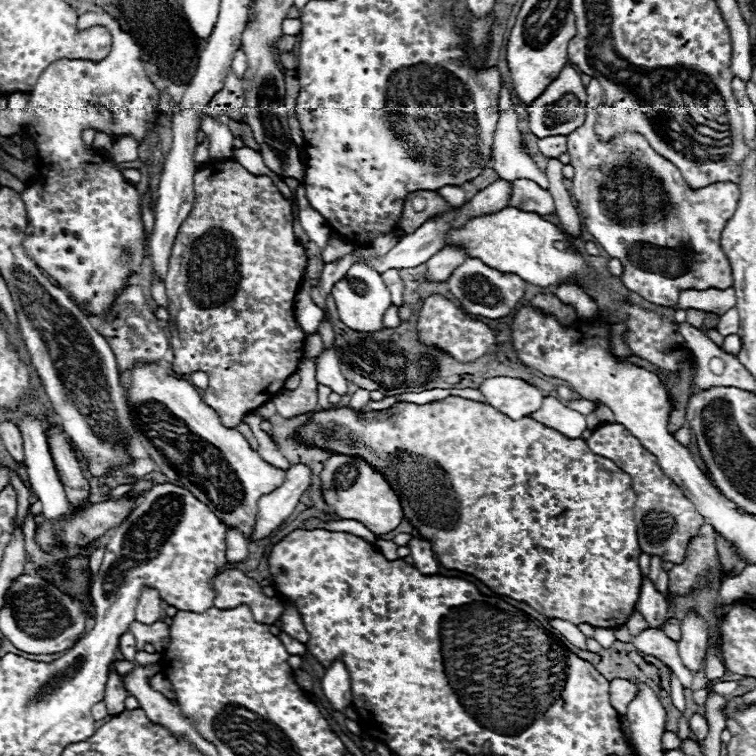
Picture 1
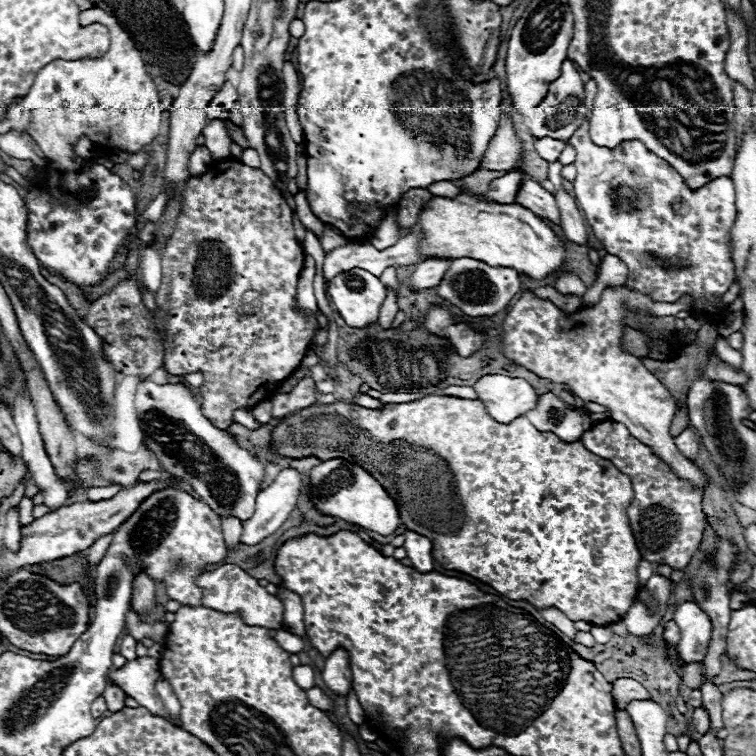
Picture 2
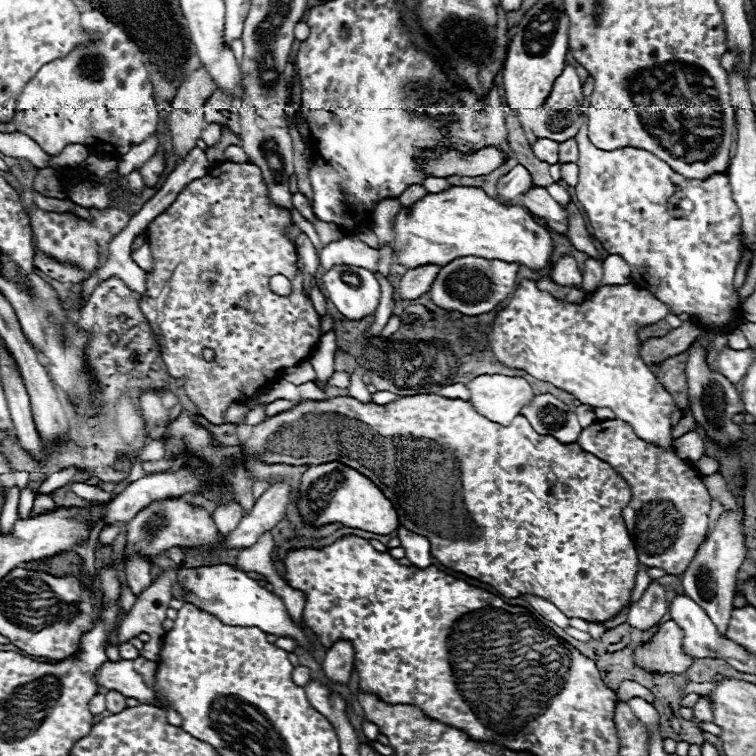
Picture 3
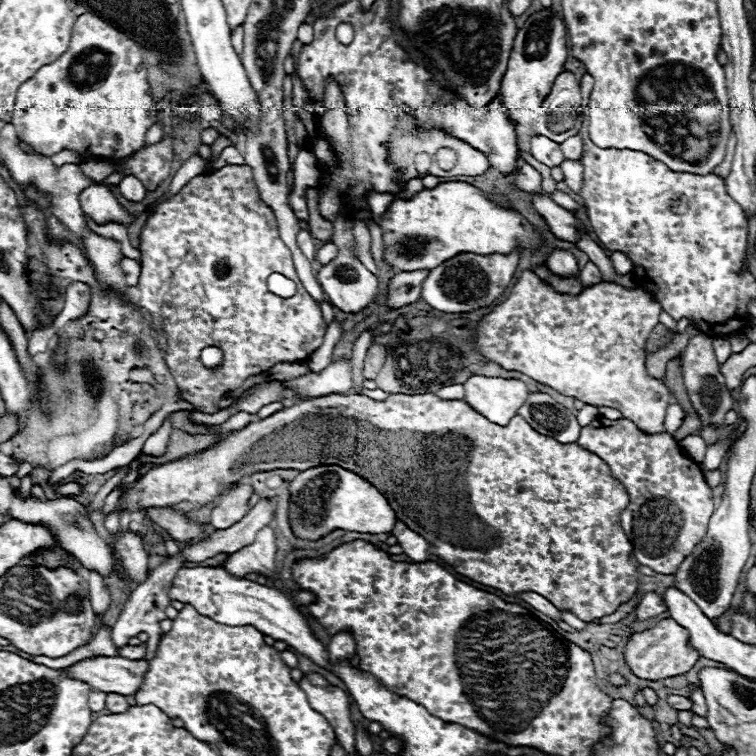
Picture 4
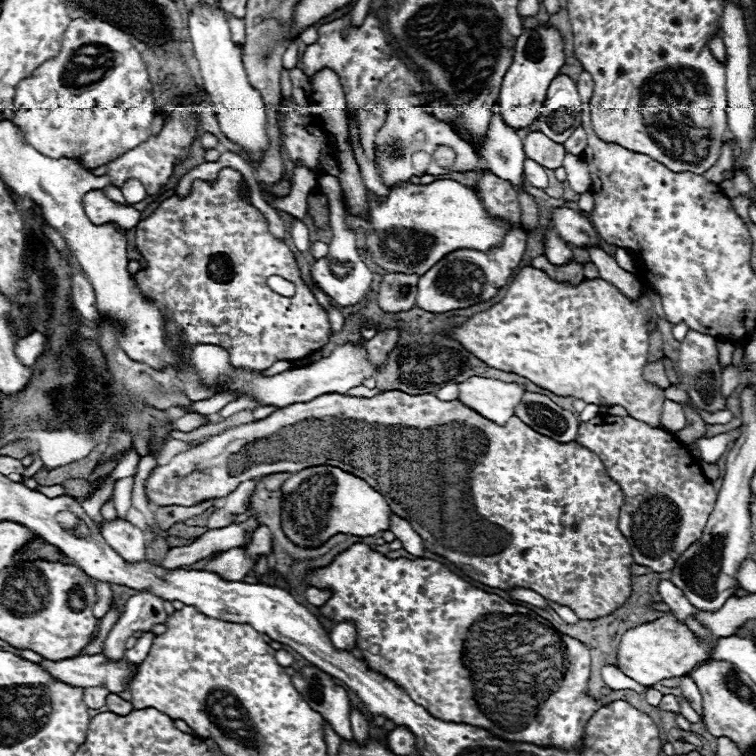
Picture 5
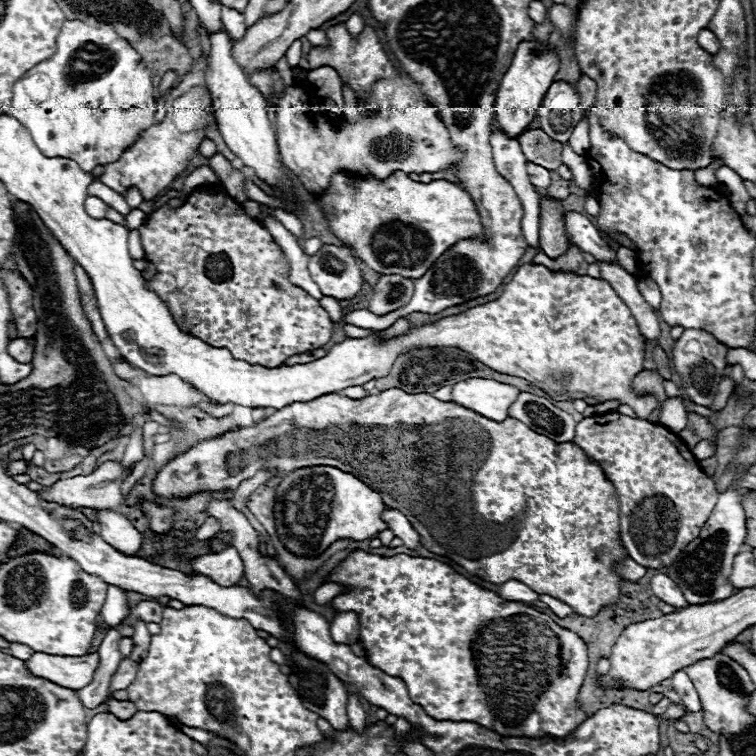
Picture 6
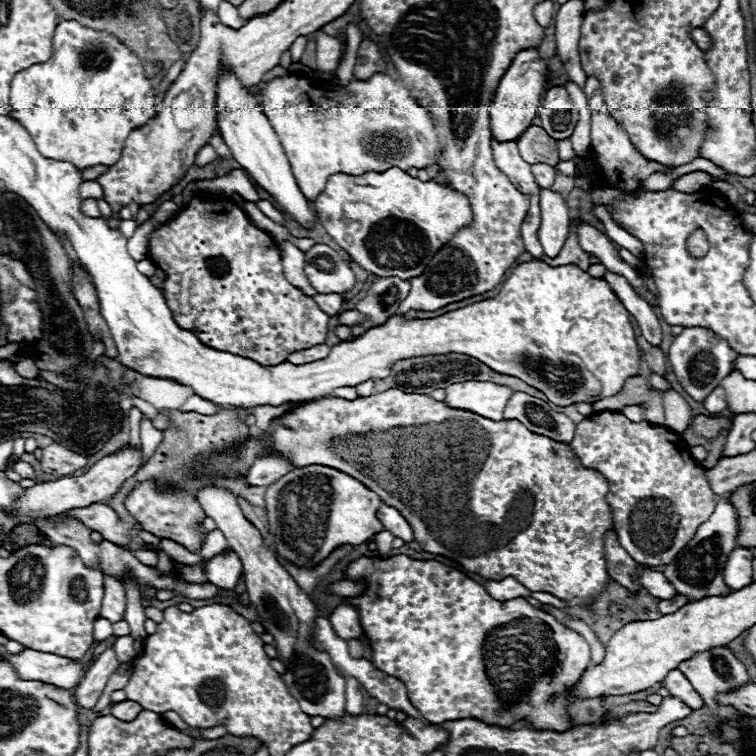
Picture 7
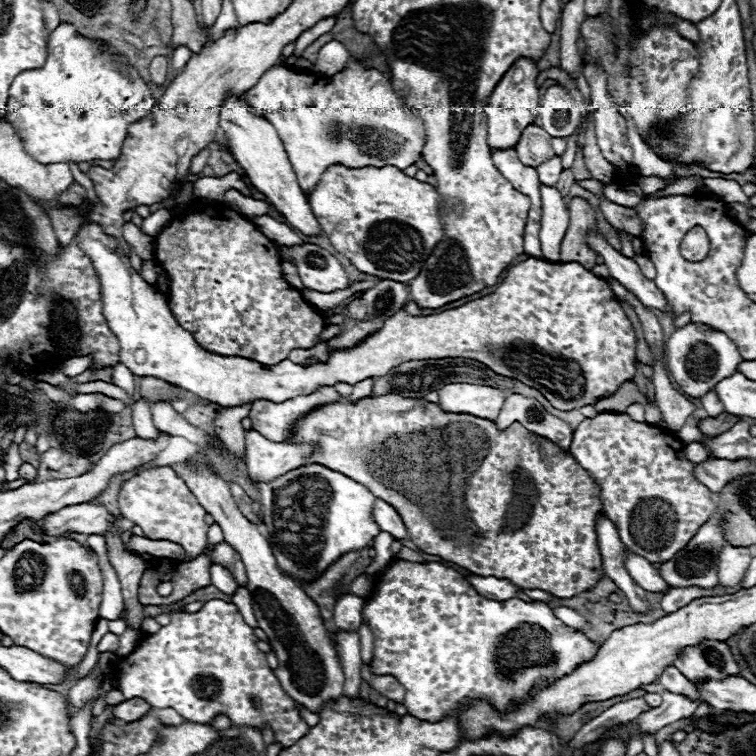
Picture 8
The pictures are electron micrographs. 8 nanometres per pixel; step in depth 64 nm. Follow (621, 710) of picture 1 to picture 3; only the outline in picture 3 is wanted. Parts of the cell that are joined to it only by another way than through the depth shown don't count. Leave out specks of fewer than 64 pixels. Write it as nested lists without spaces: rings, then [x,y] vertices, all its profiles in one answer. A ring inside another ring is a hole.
[[[622,682],[620,690],[618,690],[618,700],[628,702],[634,696],[640,696],[640,698],[644,698],[648,702],[654,702],[654,694],[648,688],[644,688],[644,686],[636,684],[636,682]]]

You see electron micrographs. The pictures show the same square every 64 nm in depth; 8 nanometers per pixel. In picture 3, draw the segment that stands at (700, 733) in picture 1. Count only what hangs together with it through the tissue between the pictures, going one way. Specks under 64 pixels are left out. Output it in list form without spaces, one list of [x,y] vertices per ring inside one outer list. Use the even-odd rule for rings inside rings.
[[[704,696],[698,698],[698,702],[696,702],[696,706],[692,710],[694,710],[694,718],[696,720],[712,722],[712,710],[710,710],[710,704],[708,704],[708,700]]]

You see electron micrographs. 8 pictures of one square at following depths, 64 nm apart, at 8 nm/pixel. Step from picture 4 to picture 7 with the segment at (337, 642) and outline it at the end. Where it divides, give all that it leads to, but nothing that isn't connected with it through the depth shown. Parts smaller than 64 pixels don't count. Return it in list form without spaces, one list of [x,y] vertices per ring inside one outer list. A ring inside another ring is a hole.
[[[340,604],[336,610],[330,614],[330,624],[334,632],[348,640],[348,638],[358,638],[362,634],[362,624],[360,624],[360,612],[352,604]]]

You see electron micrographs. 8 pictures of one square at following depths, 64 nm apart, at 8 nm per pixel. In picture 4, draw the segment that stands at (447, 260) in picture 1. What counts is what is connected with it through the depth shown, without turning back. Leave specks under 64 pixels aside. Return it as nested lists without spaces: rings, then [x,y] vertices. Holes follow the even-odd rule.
[[[428,270],[420,272],[398,272],[392,276],[392,280],[386,284],[384,304],[386,308],[402,308],[420,298],[422,292],[422,280],[426,278]]]

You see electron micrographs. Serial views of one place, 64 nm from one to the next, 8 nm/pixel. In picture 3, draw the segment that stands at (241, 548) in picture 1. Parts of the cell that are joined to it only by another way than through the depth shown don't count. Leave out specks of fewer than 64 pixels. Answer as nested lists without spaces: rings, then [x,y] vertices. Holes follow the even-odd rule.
[[[230,500],[226,504],[220,504],[214,512],[212,512],[212,520],[216,524],[216,528],[222,532],[222,534],[228,534],[230,530],[234,530],[238,526],[238,522],[242,520],[244,516],[244,510],[238,502]]]

